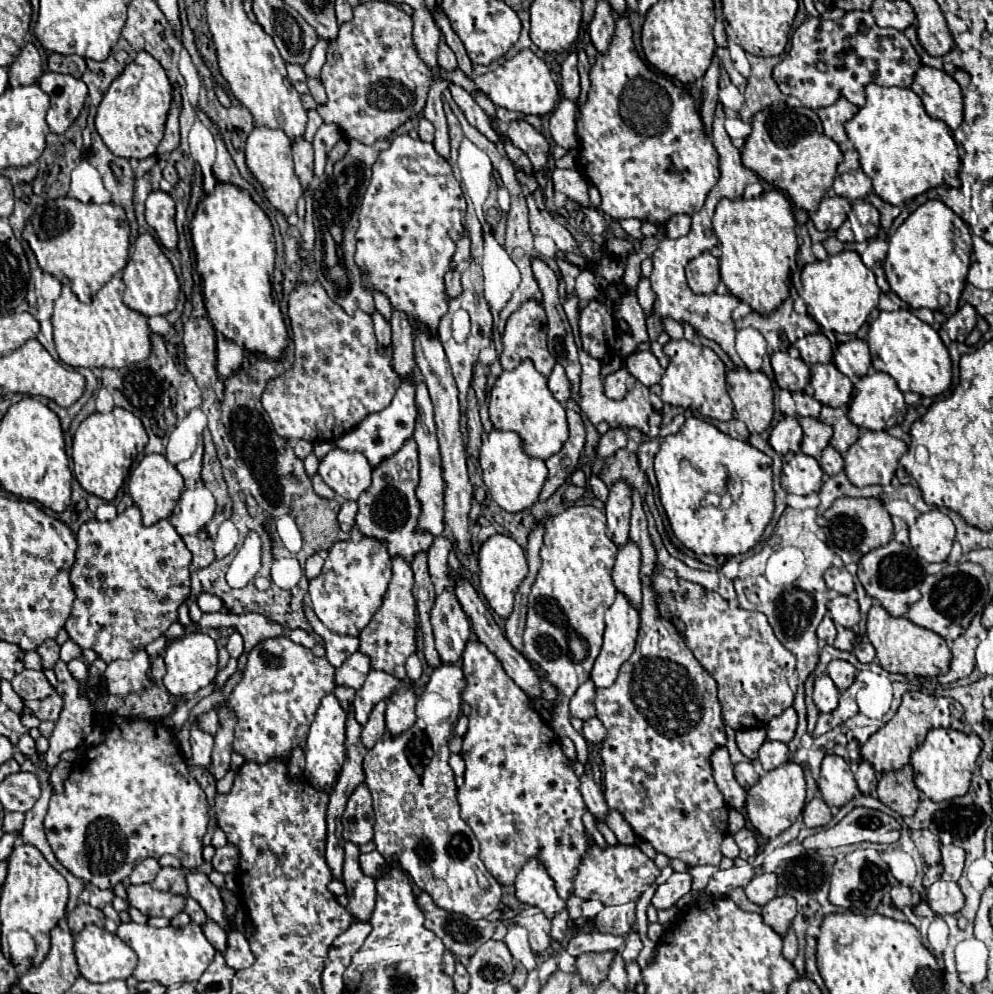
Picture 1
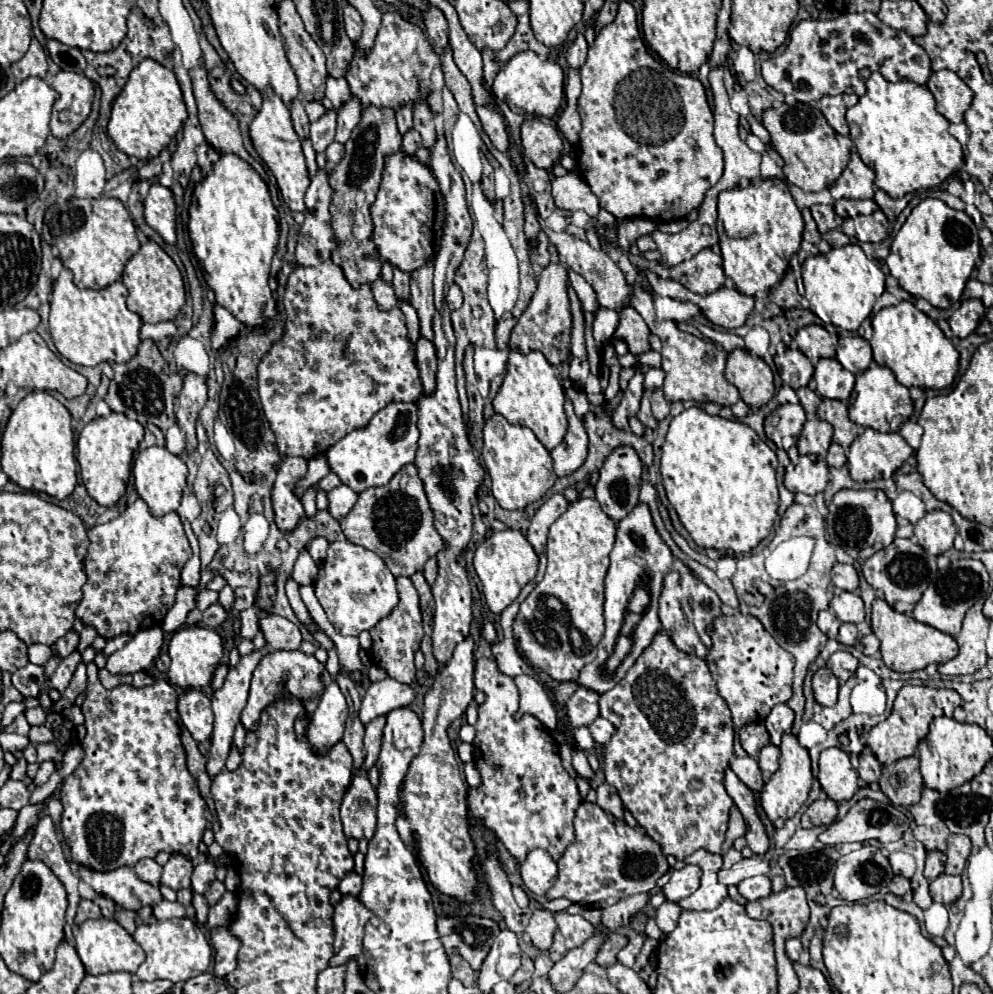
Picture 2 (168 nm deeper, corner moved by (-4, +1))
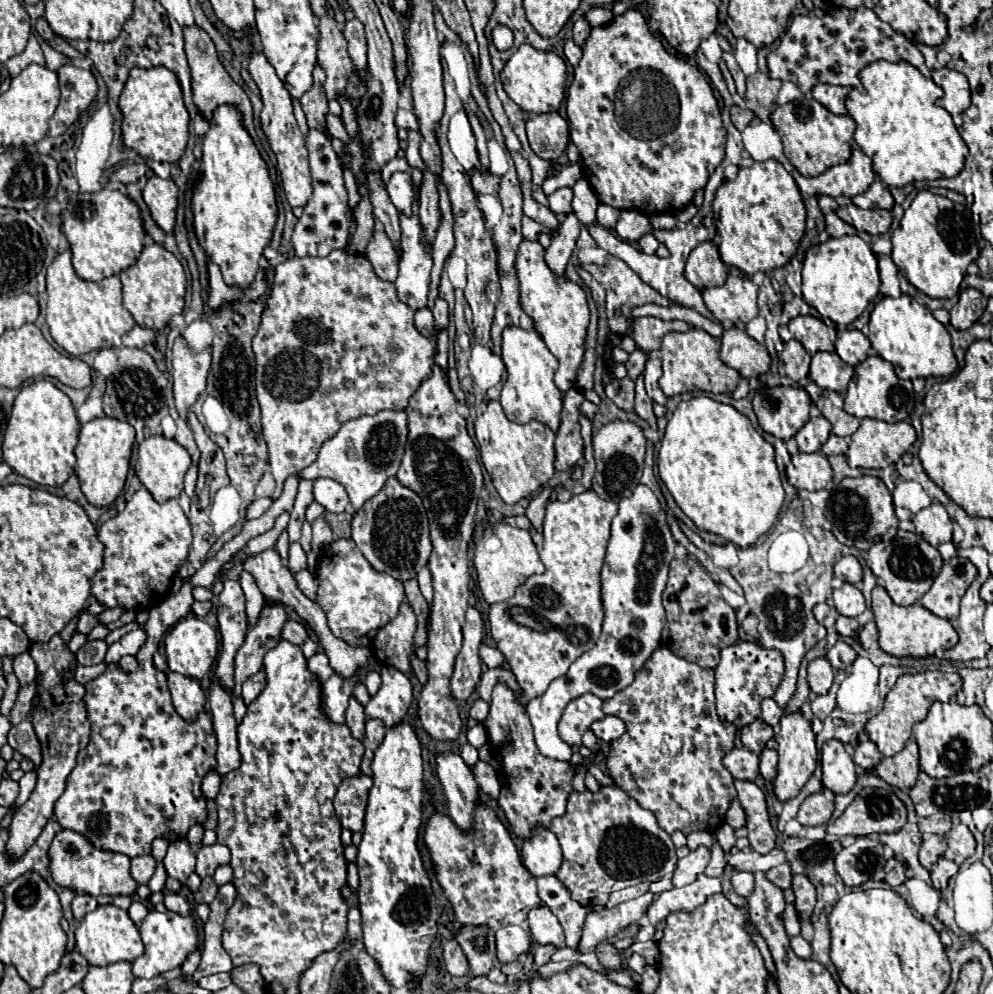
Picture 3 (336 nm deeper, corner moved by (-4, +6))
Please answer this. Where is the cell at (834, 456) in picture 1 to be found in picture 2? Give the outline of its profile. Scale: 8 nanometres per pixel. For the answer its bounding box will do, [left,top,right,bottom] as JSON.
[826,444,846,468]

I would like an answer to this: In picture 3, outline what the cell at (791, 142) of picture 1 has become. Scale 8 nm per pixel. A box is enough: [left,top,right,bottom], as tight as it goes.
[770,97,856,177]

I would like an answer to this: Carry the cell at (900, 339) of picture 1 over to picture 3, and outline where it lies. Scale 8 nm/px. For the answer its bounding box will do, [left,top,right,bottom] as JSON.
[870,295,958,379]

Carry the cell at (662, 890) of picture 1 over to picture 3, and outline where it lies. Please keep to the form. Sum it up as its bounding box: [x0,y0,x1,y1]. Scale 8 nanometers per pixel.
[672,847,710,887]

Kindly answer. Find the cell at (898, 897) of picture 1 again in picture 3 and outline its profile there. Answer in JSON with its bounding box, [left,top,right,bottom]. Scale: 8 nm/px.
[884,859,908,887]

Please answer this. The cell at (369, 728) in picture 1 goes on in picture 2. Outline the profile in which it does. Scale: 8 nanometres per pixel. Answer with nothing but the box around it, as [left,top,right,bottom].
[360,718,386,774]

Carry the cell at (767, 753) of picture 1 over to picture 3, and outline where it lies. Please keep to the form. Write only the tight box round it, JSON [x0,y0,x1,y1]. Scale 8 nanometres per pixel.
[760,749,778,781]

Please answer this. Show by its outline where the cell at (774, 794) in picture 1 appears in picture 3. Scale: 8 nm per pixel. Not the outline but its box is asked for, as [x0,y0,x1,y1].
[774,713,818,803]

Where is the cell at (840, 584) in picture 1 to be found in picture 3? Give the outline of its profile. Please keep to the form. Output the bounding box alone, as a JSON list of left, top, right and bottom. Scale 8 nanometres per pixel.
[834,555,862,583]

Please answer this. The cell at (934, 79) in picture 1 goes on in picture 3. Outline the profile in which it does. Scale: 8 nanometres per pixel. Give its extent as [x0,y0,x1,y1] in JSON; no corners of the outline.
[932,67,970,115]

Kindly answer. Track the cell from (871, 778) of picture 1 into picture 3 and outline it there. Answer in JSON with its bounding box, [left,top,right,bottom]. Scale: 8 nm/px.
[854,737,882,771]

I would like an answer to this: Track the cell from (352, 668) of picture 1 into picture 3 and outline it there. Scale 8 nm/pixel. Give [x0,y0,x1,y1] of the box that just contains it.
[288,543,306,573]

